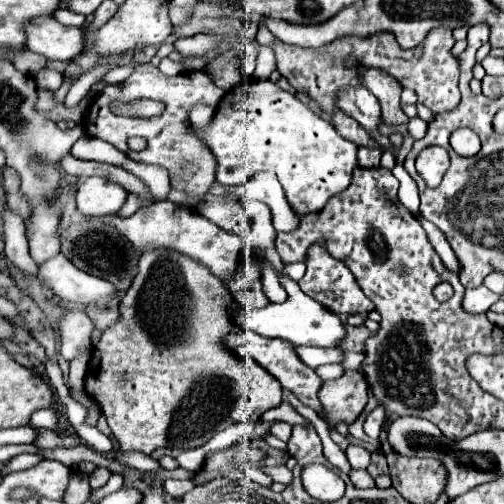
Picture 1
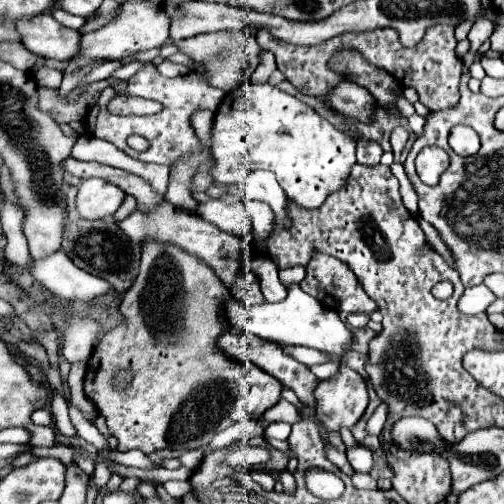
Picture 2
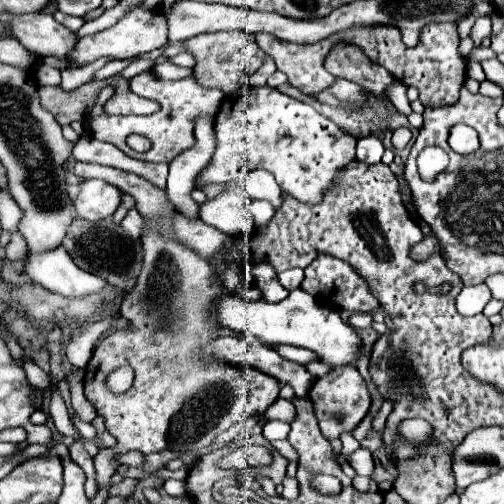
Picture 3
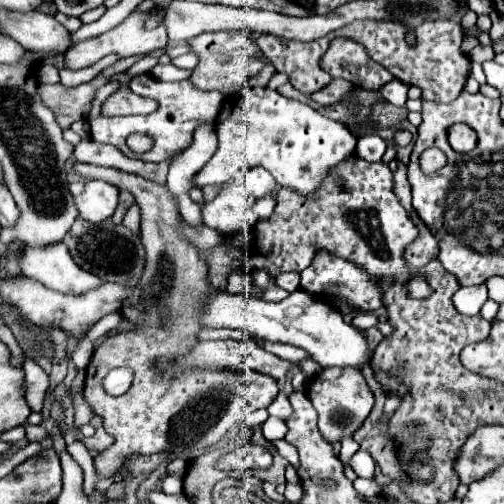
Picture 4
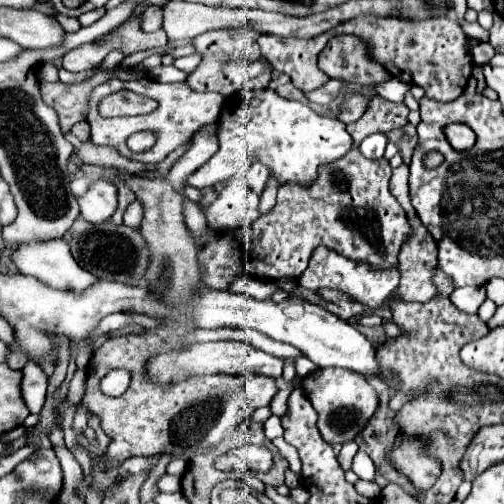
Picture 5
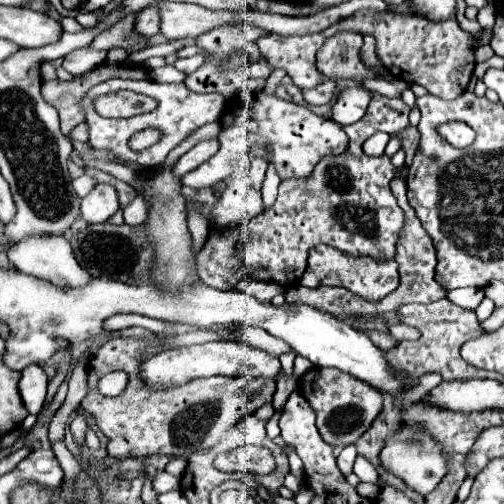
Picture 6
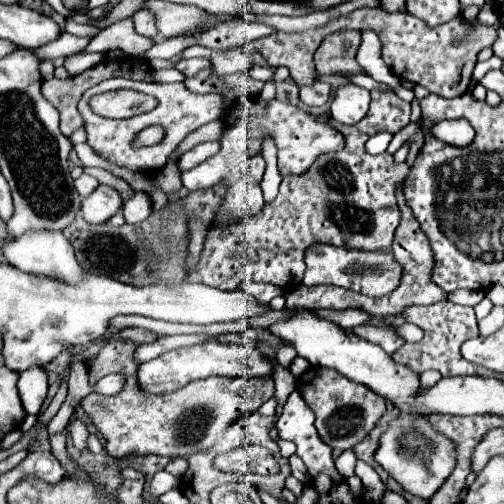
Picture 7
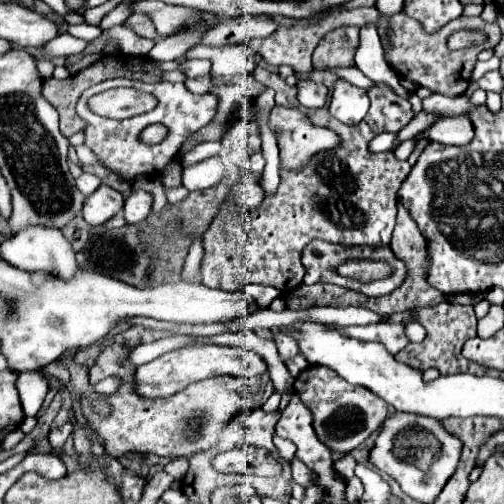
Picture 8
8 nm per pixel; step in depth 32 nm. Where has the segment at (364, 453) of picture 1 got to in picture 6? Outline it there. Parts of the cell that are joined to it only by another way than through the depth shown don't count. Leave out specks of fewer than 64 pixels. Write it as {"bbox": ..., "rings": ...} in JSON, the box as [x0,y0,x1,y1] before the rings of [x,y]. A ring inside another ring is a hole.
{"bbox":[354,456,382,490],"rings":[[[362,456],[356,458],[356,462],[354,462],[354,474],[356,474],[362,482],[376,484],[378,490],[382,490],[380,482],[378,482],[378,472],[376,472],[376,468],[374,468],[366,458],[362,458]]]}

